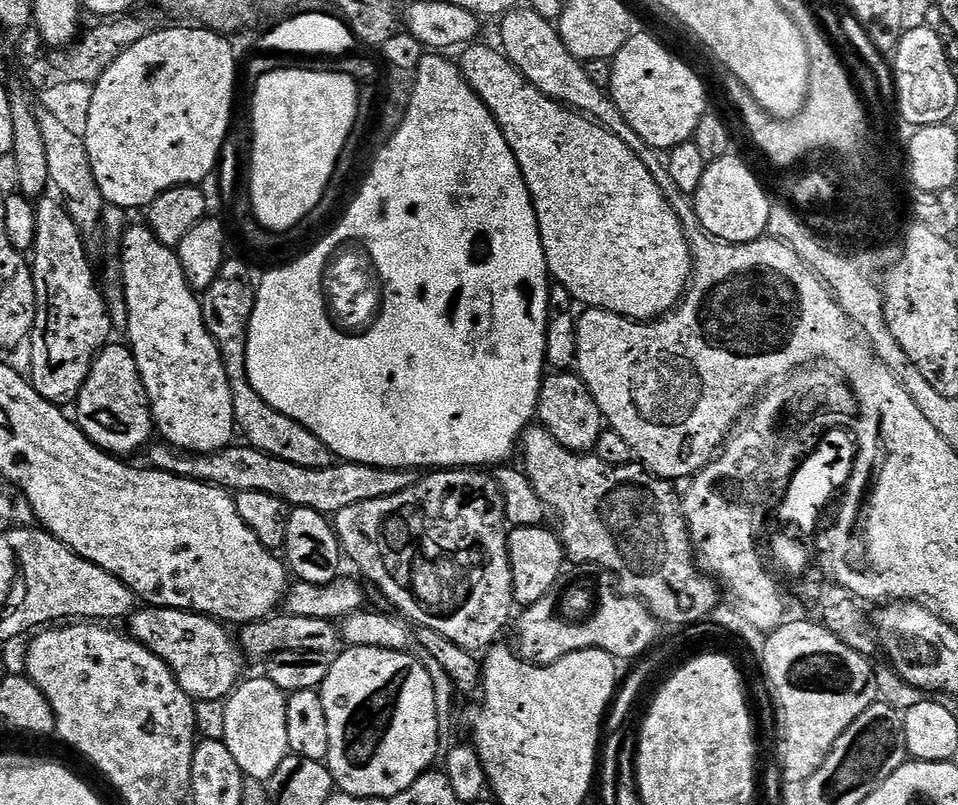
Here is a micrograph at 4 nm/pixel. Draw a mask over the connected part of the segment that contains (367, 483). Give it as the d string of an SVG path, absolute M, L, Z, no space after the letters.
M163 442L153 443L147 452L147 463L160 472L213 484L229 494L250 490L274 494L274 498L282 498L292 508L309 508L325 514L341 512L346 510L346 506L358 506L358 502L374 502L374 498L402 494L402 490L415 488L422 477L420 472L410 469L380 469L369 464L347 462L334 462L328 468L294 466L294 462L282 462L282 458L274 458L244 442L233 443L220 452L205 456L178 452L172 445Z

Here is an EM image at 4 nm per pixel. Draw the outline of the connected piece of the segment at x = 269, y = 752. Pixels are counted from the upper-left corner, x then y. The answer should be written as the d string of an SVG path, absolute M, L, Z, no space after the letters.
M266 678L247 680L227 697L223 705L225 708L222 739L230 754L234 754L234 762L238 762L249 781L267 782L271 780L274 770L278 770L278 766L282 766L282 762L290 754L286 738L288 696Z

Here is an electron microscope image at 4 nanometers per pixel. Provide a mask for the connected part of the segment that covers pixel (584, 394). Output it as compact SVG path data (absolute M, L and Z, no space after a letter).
M572 370L545 375L544 385L540 387L538 420L562 447L581 454L591 453L606 430L606 421L602 410L598 410L598 402L594 402L594 394L590 394L584 379Z

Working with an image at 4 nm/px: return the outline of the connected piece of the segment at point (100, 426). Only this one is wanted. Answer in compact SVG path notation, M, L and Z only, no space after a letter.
M116 343L101 348L96 356L80 396L76 399L74 419L103 452L111 452L117 458L128 458L131 452L138 451L140 447L143 449L153 439L154 421L152 402L146 394L138 362L127 343Z

